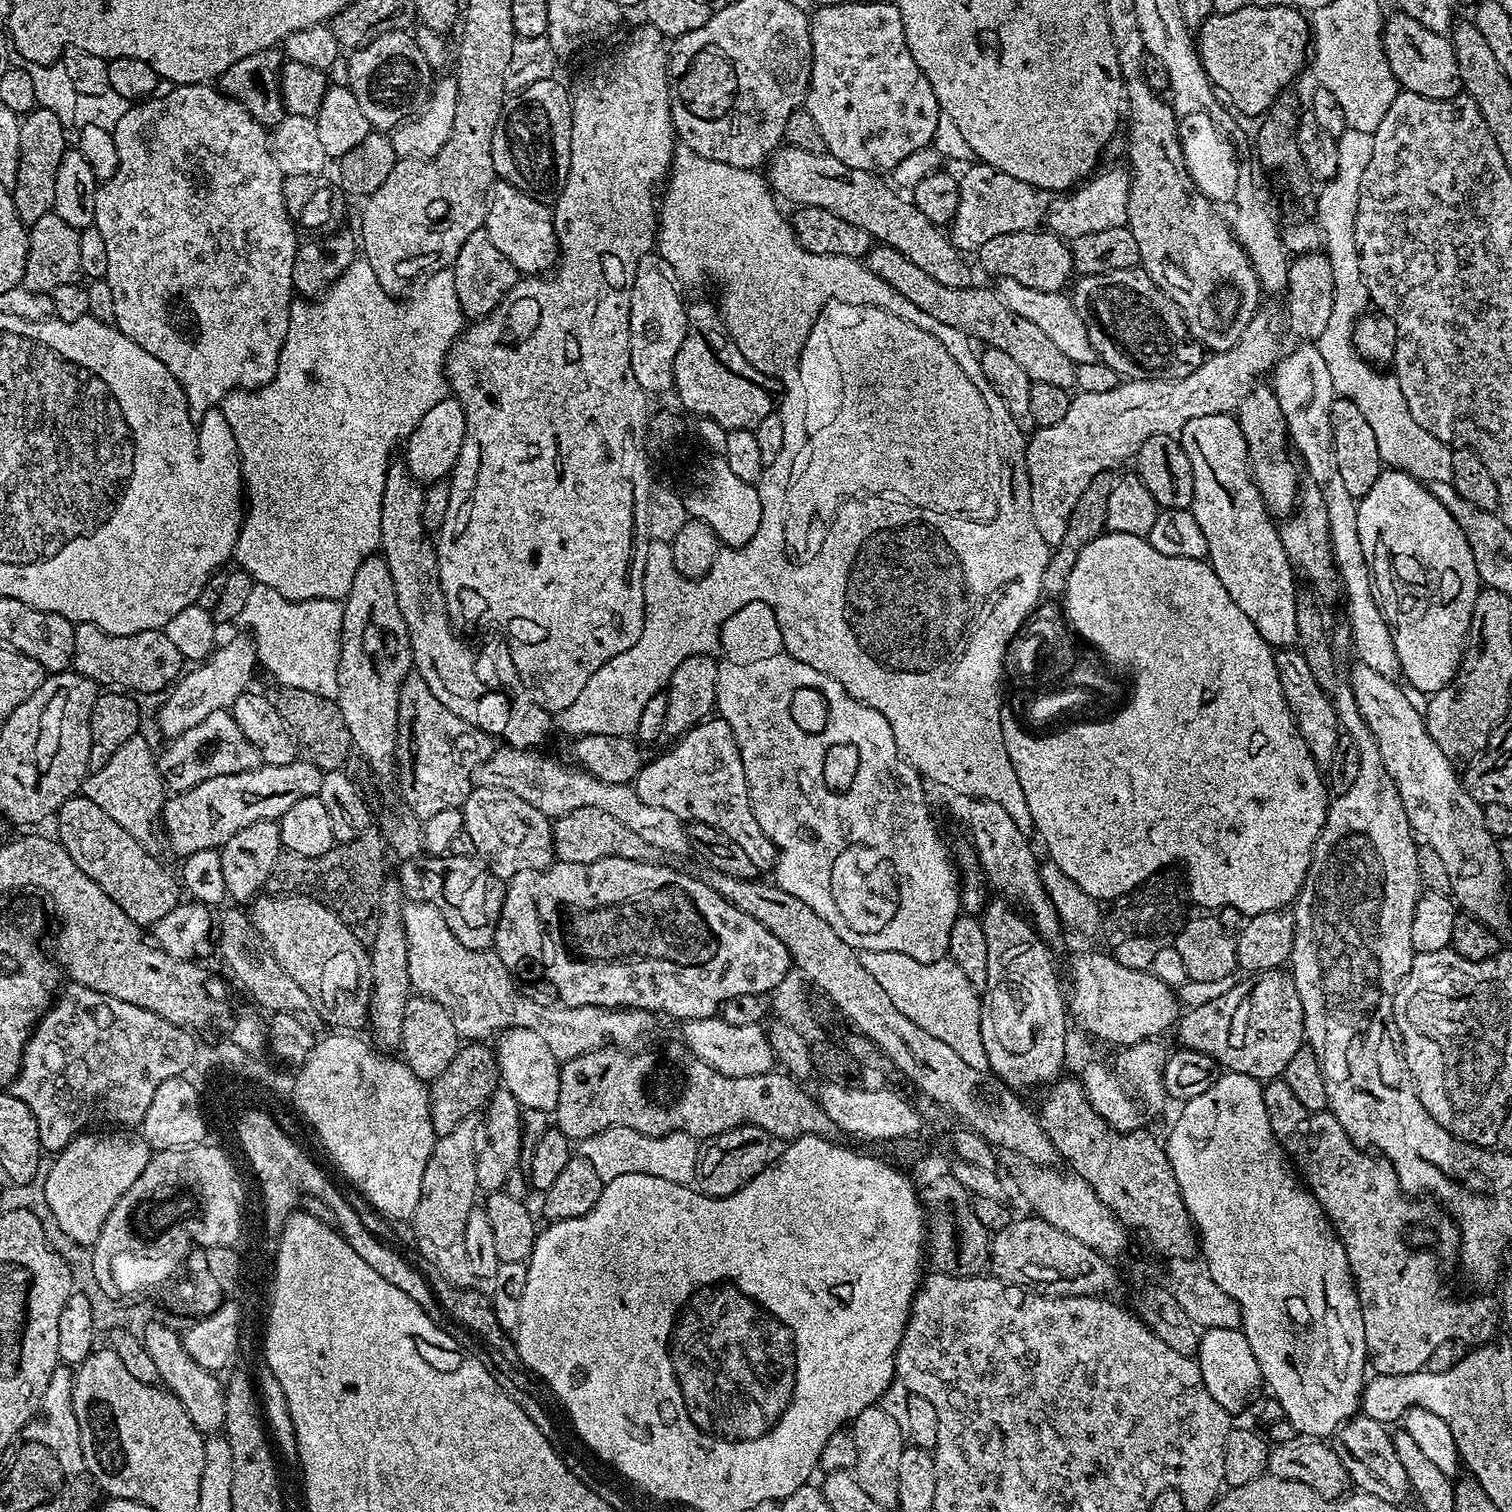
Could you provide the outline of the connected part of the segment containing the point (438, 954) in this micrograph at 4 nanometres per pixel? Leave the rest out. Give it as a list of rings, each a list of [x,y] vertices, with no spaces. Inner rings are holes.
[[[413,900],[404,905],[404,929],[406,930],[406,946],[410,964],[410,982],[413,989],[421,996],[429,996],[436,1000],[450,1014],[454,1022],[454,1030],[468,1042],[480,1042],[494,1032],[500,1034],[505,1029],[521,1028],[532,1030],[550,1046],[550,1051],[559,1062],[578,1058],[595,1048],[615,1046],[625,1050],[635,1049],[652,1032],[653,1013],[641,1008],[603,1008],[602,1006],[565,1006],[559,1002],[539,1004],[532,996],[516,989],[517,977],[497,958],[495,951],[470,950],[454,938],[454,930],[446,926],[446,918],[434,910],[426,902]]]

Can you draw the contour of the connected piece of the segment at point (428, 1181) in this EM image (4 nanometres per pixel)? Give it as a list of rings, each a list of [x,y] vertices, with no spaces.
[[[475,1115],[463,1118],[454,1130],[437,1139],[430,1162],[426,1162],[426,1174],[422,1174],[422,1194],[410,1221],[416,1244],[420,1247],[419,1255],[435,1266],[438,1274],[452,1287],[470,1288],[477,1283],[466,1254],[466,1218],[470,1218],[470,1210],[478,1204],[474,1174],[477,1147],[478,1120]]]

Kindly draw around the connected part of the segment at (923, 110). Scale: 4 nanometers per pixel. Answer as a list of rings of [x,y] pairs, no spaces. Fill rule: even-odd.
[[[841,2],[838,6],[817,7],[811,13],[808,29],[812,43],[812,69],[806,107],[822,133],[828,155],[838,158],[838,162],[846,162],[846,166],[854,166],[854,170],[891,174],[902,158],[931,145],[934,130],[938,130],[938,118],[942,115],[940,103],[932,83],[926,74],[922,74],[906,46],[902,14],[895,3]]]

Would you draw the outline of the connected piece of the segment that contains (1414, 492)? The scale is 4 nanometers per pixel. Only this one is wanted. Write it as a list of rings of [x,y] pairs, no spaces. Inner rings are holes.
[[[1403,470],[1381,471],[1370,494],[1359,497],[1356,509],[1358,539],[1372,571],[1376,604],[1388,623],[1390,638],[1394,638],[1403,679],[1408,679],[1411,687],[1425,694],[1442,690],[1442,686],[1456,677],[1468,639],[1468,627],[1472,625],[1476,594],[1481,587],[1470,542],[1466,542],[1466,534],[1462,534],[1458,522],[1454,522],[1450,510],[1438,502],[1435,493]]]

